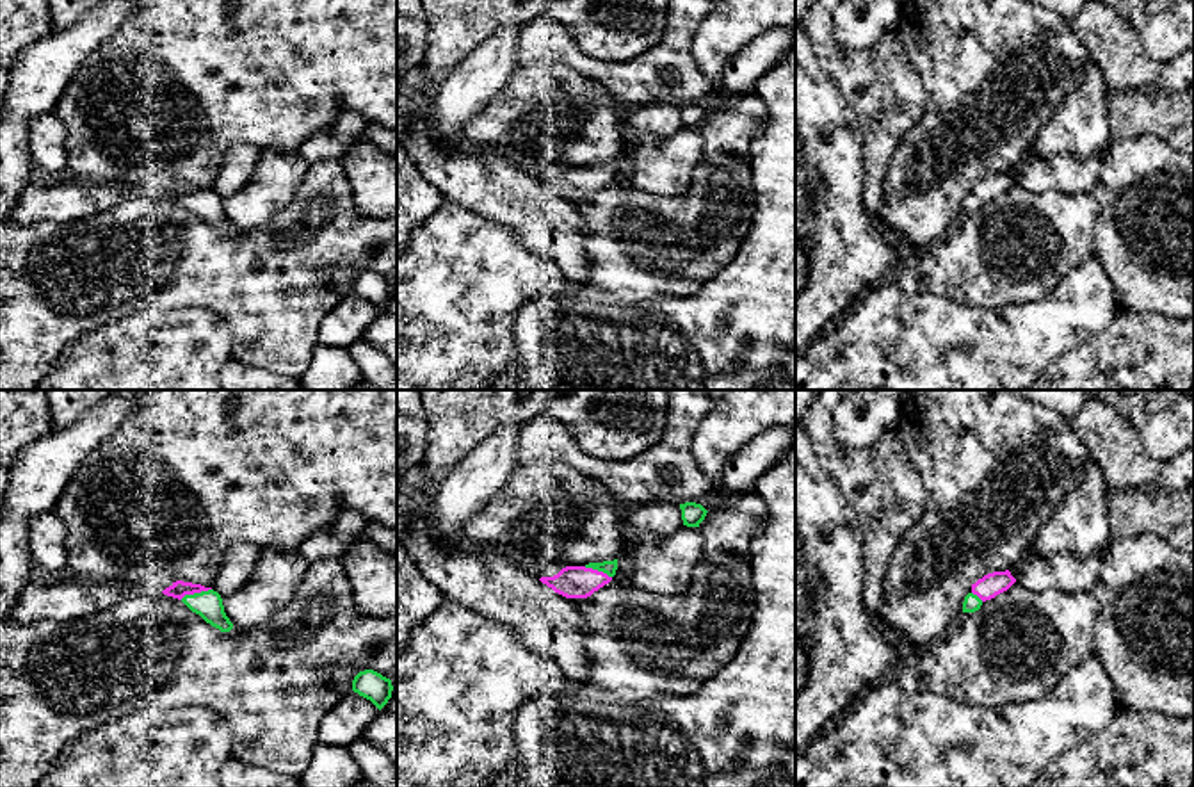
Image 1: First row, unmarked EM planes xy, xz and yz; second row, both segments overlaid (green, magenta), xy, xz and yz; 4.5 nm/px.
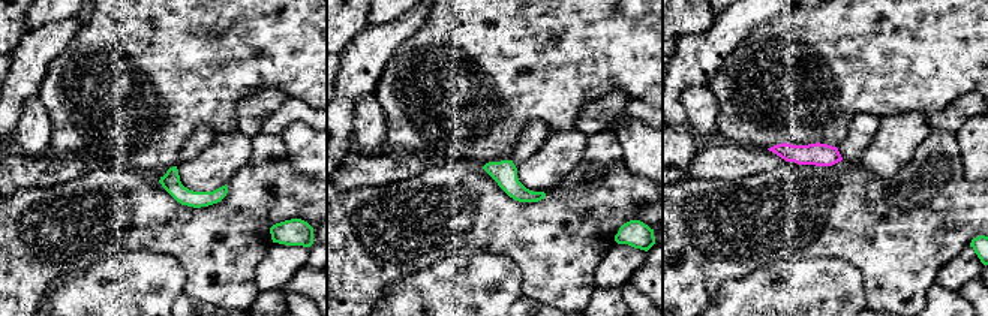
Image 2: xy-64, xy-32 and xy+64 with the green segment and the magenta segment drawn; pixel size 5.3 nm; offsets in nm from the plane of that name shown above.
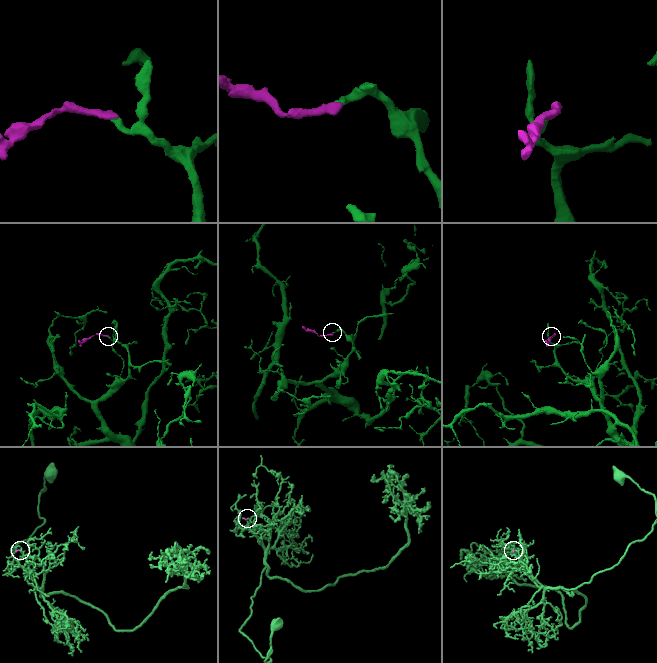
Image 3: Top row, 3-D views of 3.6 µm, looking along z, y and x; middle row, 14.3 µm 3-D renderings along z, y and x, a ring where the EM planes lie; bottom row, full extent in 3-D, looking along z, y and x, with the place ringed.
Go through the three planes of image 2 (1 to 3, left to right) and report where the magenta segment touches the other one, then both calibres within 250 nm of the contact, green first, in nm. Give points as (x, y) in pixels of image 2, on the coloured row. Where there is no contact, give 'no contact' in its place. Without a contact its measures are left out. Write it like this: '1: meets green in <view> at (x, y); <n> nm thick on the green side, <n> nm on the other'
1: no contact
2: no contact
3: no contact

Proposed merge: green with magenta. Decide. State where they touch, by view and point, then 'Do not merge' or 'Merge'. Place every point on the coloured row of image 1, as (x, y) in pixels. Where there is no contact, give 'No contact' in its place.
Touches green at xy (194, 593). Merge

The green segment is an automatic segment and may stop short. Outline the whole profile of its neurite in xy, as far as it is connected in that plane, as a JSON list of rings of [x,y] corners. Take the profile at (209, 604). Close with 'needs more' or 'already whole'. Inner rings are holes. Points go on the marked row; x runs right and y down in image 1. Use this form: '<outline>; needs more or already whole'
[[[176,580],[162,593],[182,600],[192,613],[199,614],[206,623],[221,632],[230,632],[233,629],[233,623],[224,613],[221,595],[212,588]]]; needs more

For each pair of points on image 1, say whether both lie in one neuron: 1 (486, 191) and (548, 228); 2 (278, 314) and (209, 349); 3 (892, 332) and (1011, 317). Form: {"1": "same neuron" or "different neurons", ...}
{"1": "same neuron", "2": "different neurons", "3": "same neuron"}

